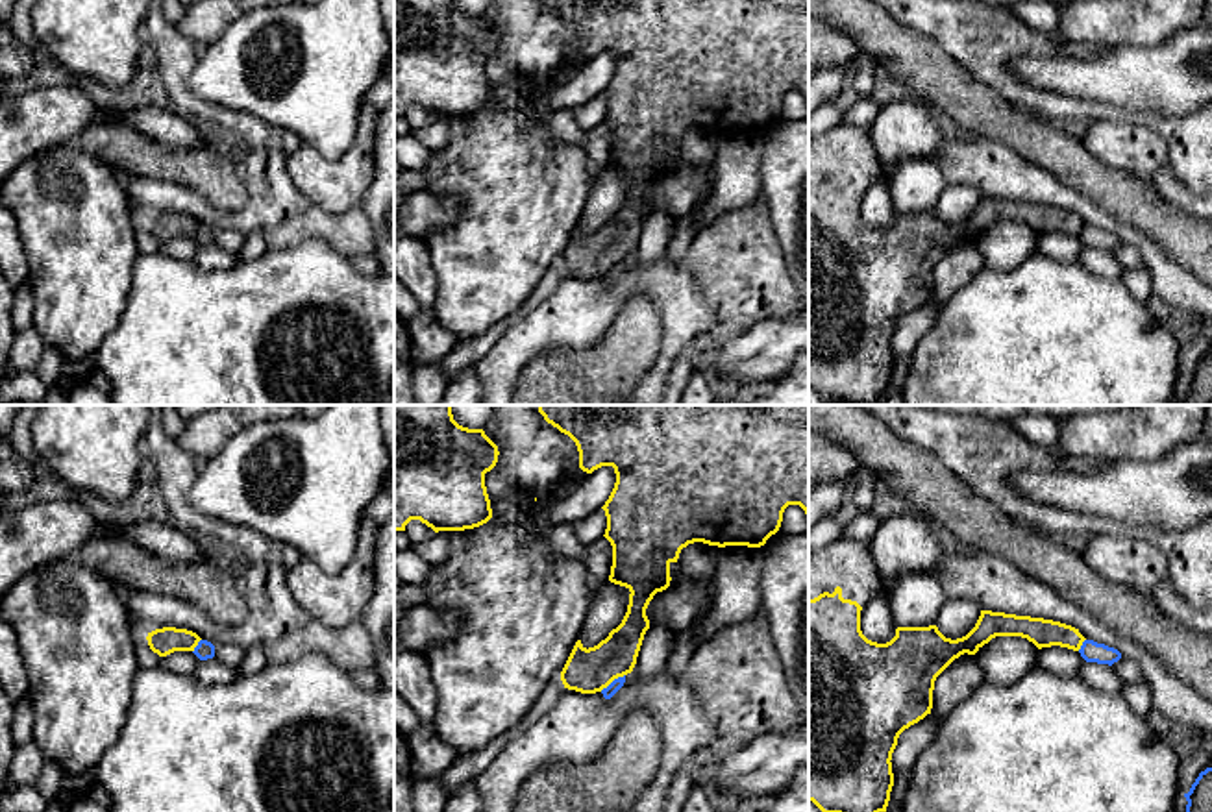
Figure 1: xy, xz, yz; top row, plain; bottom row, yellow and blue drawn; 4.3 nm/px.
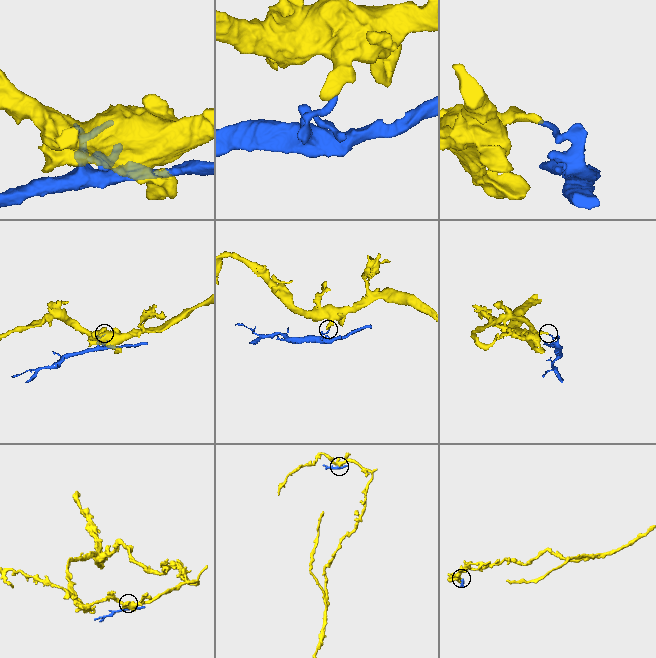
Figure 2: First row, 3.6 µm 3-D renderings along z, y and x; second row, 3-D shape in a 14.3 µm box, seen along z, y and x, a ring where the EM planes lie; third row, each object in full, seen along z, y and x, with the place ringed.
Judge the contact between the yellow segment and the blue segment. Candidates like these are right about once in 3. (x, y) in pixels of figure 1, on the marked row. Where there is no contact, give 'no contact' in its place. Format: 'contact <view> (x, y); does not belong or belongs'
contact xz (611, 681); does not belong

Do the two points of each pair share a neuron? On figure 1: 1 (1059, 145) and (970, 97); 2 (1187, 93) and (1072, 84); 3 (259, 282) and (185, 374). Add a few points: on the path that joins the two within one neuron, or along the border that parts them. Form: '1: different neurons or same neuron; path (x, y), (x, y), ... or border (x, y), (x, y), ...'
1: same neuron; path (1037, 141), (992, 117)
2: same neuron; path (1159, 84), (1100, 84)
3: same neuron; path (256, 304), (208, 352)

